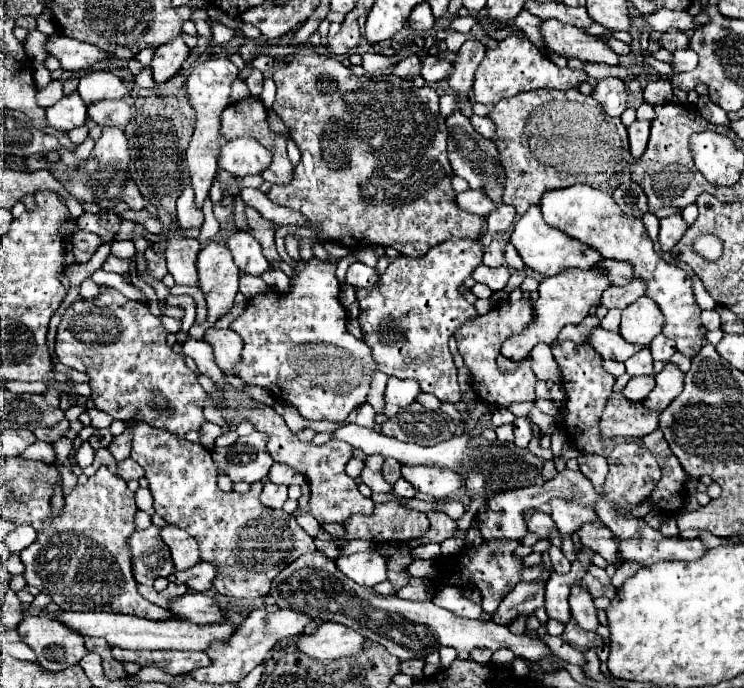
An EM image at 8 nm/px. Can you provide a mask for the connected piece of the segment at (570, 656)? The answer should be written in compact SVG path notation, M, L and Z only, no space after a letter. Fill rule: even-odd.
M546 634L542 640L548 644L548 647L555 656L562 658L565 662L578 664L578 666L582 666L582 662L586 662L584 654L582 654L580 650L572 647L570 644L562 642L560 636L548 636L548 634Z

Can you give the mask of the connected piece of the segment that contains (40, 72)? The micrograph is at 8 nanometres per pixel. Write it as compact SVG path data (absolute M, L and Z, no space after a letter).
M38 64L36 66L36 86L38 88L44 88L52 82L52 76L50 76L50 70L44 66L44 64Z

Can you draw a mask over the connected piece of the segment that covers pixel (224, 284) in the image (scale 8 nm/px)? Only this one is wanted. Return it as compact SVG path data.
M210 242L198 254L198 282L206 294L208 320L202 326L190 328L192 338L202 338L204 332L232 308L232 302L238 294L238 266L232 260L232 254L226 244Z

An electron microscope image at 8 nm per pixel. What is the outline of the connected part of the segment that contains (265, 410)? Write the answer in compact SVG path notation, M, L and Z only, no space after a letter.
M220 394L220 402L222 402L222 414L224 418L230 420L230 424L238 424L242 420L250 420L256 430L264 432L270 436L268 440L268 452L270 456L280 462L286 464L298 472L302 472L310 484L310 510L312 516L320 522L320 524L344 524L346 518L354 516L354 514L372 514L374 512L374 502L370 498L364 498L356 486L356 482L346 474L346 464L352 458L352 446L346 446L346 442L340 440L330 440L322 446L314 446L310 442L300 442L290 428L286 426L286 422L282 420L282 416L278 416L272 408L268 406L256 406L256 408L242 408L242 410L228 410L224 404L224 398Z

